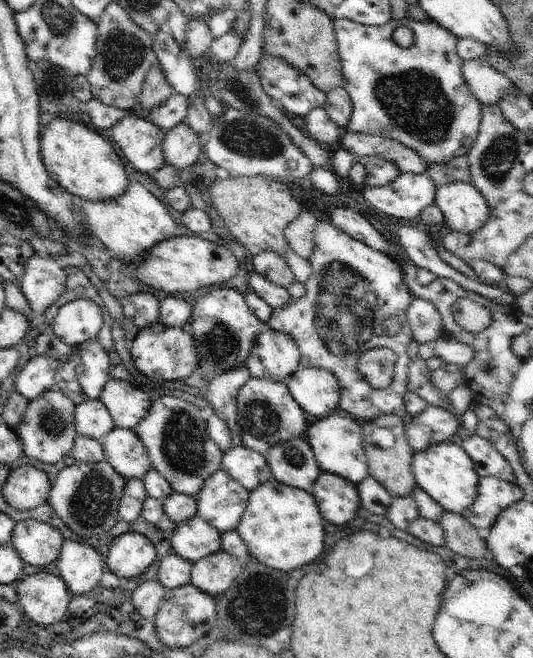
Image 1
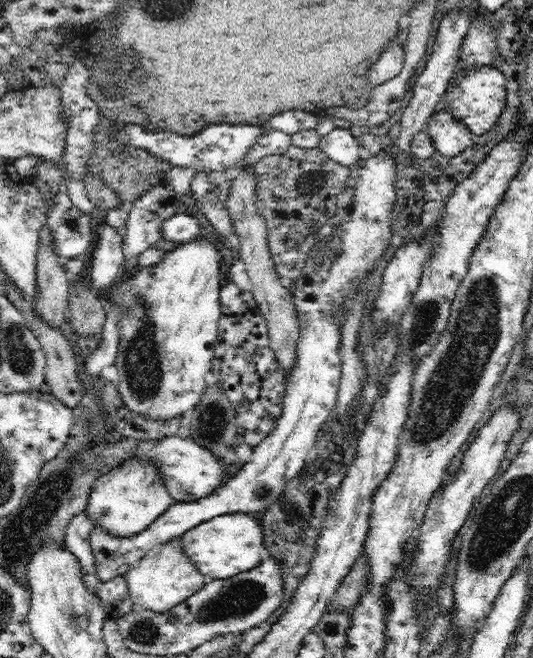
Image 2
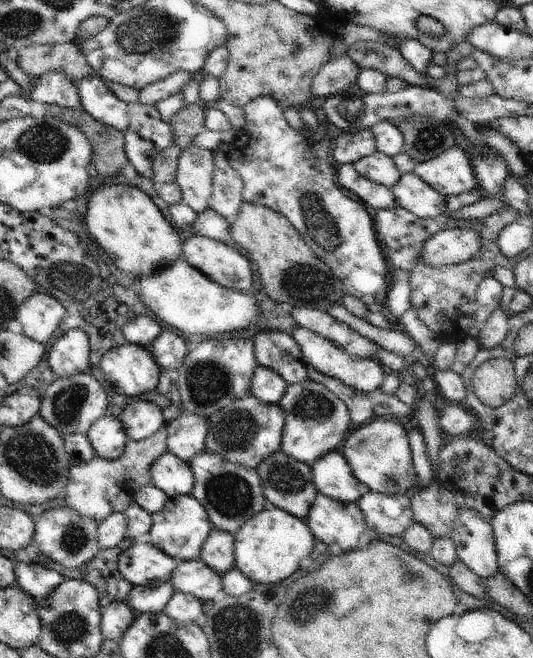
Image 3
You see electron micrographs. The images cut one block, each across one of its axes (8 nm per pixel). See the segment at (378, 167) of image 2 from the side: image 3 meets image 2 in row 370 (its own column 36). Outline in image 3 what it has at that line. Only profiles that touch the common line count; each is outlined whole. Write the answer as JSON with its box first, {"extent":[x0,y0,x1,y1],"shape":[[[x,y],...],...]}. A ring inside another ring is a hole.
{"extent":[14,289,66,344],"shape":[[[37,289],[18,307],[14,318],[20,321],[28,338],[44,344],[62,322],[66,306]]]}

